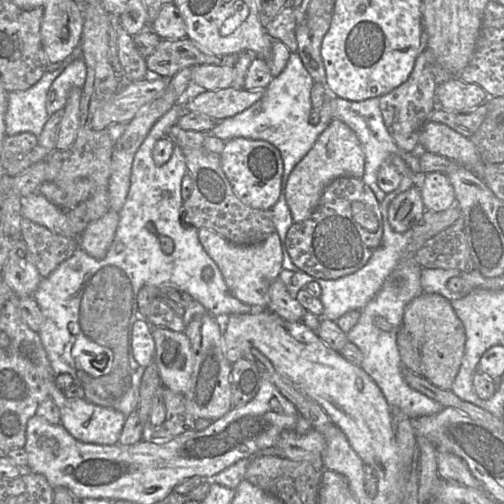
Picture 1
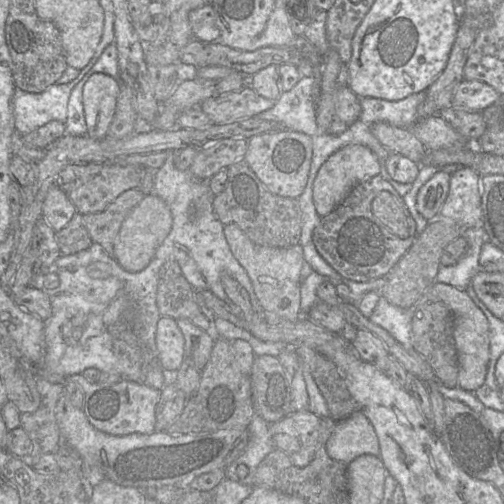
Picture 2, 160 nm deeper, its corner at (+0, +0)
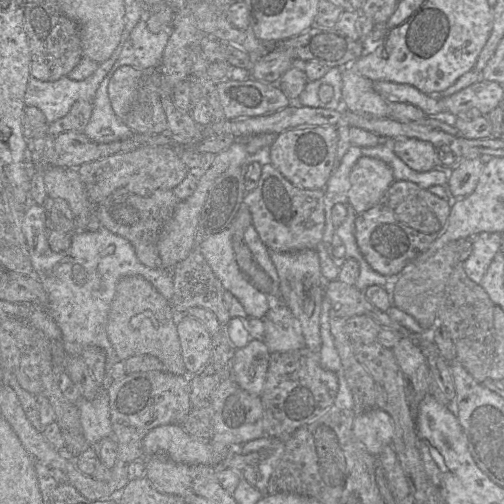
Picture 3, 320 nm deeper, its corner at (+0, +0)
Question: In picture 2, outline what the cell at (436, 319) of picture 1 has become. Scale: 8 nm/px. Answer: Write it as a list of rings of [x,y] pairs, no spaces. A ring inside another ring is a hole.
[[[439,282],[433,284],[431,289],[452,313],[452,335],[459,367],[457,387],[466,391],[475,391],[485,383],[489,371],[490,339],[488,319],[482,309],[470,297],[467,289],[455,288]]]

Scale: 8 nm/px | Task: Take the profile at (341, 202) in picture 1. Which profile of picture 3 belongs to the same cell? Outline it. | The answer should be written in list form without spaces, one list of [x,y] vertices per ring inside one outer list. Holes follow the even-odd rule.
[[[395,180],[381,200],[358,214],[354,222],[354,234],[363,259],[374,271],[387,277],[396,277],[410,261],[428,249],[443,235],[448,221],[438,224],[432,211],[419,201],[422,195],[407,195],[408,192],[401,192],[402,187],[419,186]]]

